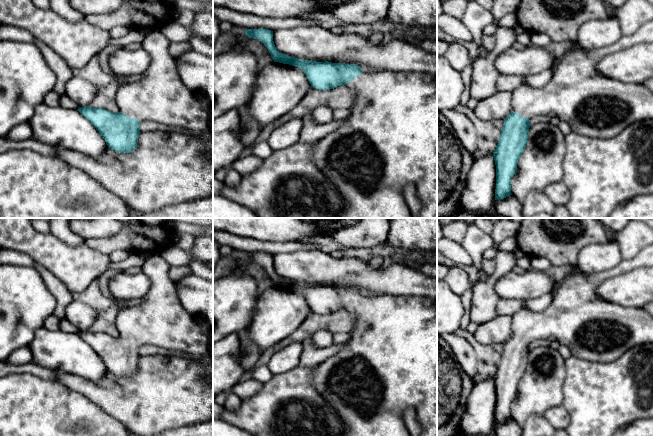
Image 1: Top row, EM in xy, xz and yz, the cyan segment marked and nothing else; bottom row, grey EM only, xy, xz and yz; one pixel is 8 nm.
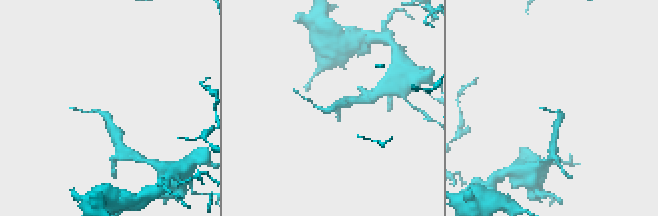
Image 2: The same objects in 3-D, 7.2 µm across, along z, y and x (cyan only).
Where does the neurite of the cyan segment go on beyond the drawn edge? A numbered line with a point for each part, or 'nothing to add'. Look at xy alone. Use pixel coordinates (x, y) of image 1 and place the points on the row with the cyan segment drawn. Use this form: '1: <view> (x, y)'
1: xy (159, 95)

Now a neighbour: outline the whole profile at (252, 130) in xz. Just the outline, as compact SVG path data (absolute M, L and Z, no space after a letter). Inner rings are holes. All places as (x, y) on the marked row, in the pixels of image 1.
M249 102L244 103L239 109L240 116L244 119L246 131L242 135L242 143L245 148L252 147L259 132L261 131L258 125L250 118L248 112Z

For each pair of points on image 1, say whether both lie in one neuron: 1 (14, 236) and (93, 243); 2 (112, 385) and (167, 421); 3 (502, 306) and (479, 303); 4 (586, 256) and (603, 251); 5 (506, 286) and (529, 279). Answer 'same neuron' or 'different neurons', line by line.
1: different neurons
2: same neuron
3: different neurons
4: same neuron
5: same neuron

